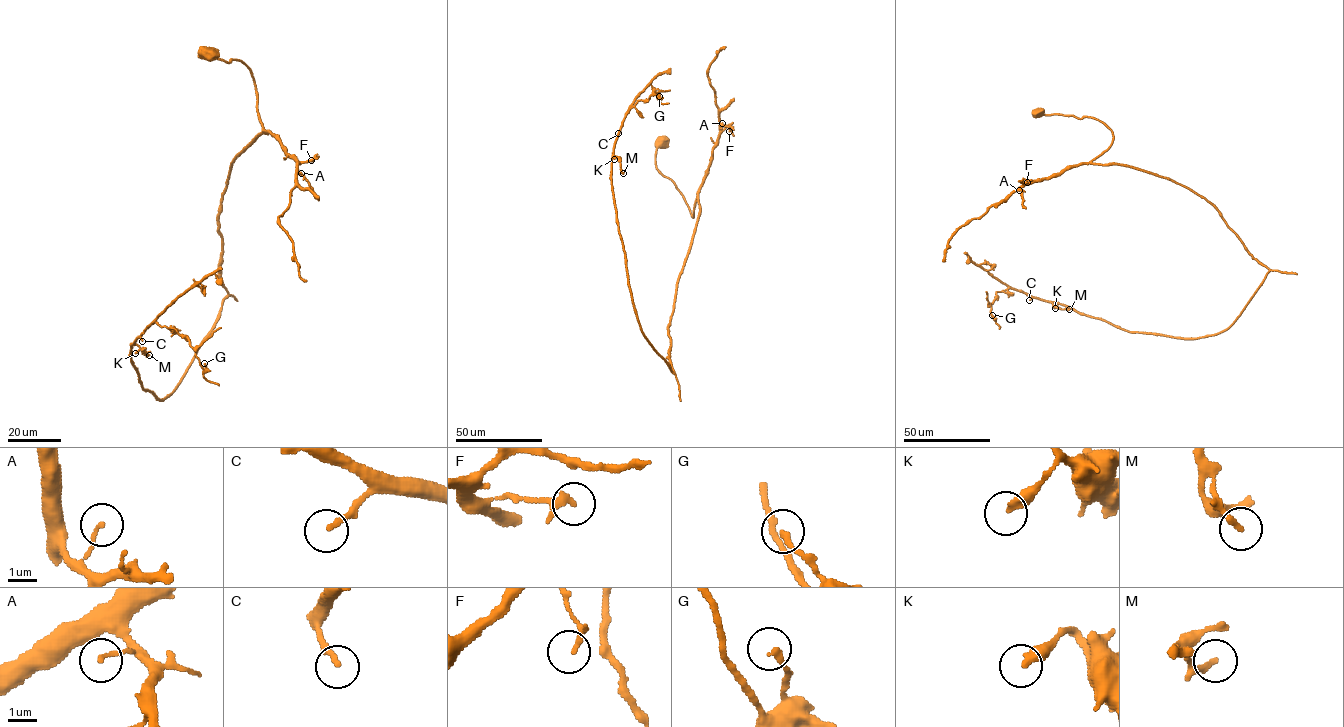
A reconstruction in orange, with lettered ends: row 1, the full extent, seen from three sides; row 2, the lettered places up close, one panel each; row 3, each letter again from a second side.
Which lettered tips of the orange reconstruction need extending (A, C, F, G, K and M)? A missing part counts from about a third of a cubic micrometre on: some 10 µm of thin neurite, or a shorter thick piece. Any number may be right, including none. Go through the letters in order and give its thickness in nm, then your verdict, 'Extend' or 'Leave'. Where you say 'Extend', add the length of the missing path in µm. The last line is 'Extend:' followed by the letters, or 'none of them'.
A: Thickness 130 nm. Leave
C: Thickness 180 nm. Extend. Missing length about 4 µm
F: Thickness 160 nm. Leave
G: Thickness 200 nm. Leave
K: Thickness 320 nm. Leave
M: Thickness 220 nm. Leave
Extend: C

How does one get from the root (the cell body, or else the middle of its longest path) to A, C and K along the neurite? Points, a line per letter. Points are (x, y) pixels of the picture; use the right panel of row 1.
A: (1037, 113), (1094, 118), (1111, 130), (1113, 140), (1106, 150), (1089, 162), (1024, 184), (1019, 190)
C: (1037, 113), (1104, 123), (1113, 140), (1091, 162), (1202, 196), (1269, 271), (1229, 327), (1197, 338), (1029, 300)
K: (1037, 113), (1104, 123), (1113, 140), (1091, 162), (1202, 196), (1269, 270), (1229, 327), (1197, 338), (1055, 308)

